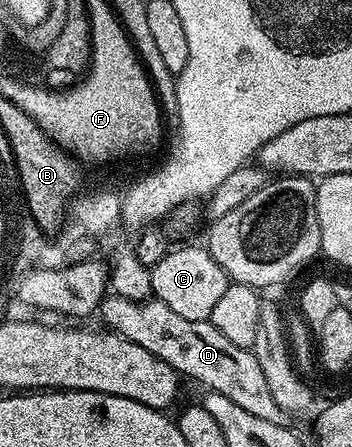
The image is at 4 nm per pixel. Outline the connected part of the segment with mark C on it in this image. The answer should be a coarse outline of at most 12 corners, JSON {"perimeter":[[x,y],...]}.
{"perimeter":[[207,248],[168,251],[152,297],[209,320],[230,278]]}

